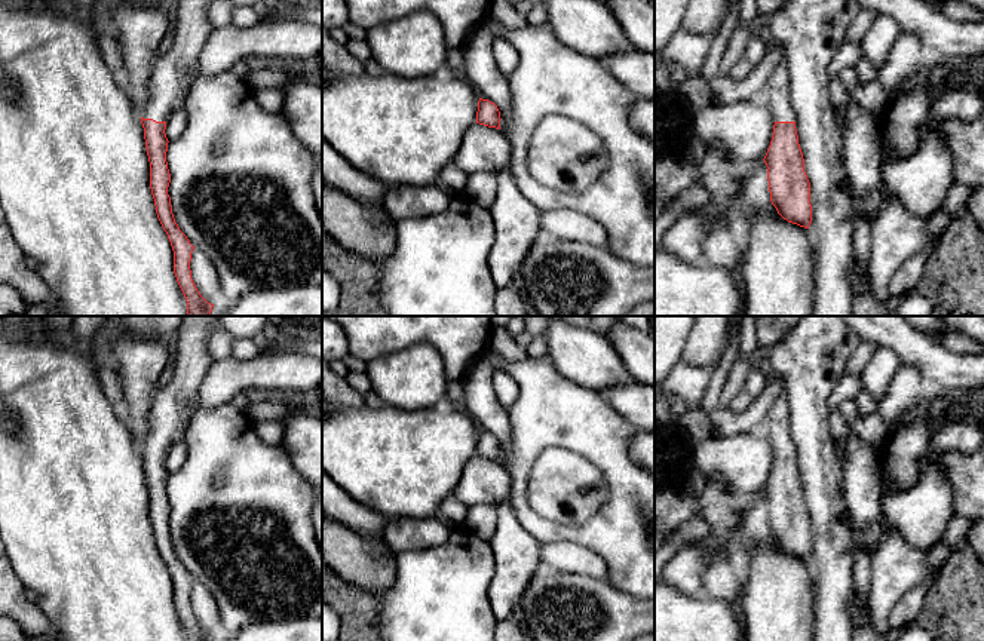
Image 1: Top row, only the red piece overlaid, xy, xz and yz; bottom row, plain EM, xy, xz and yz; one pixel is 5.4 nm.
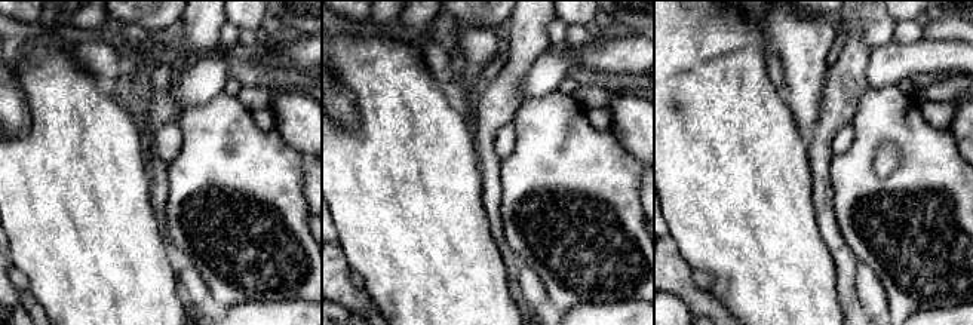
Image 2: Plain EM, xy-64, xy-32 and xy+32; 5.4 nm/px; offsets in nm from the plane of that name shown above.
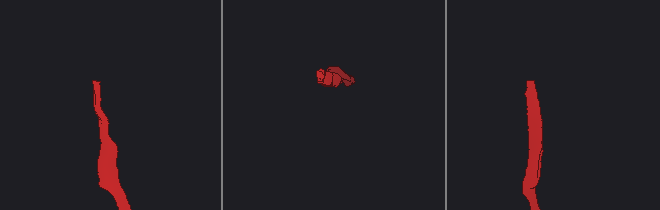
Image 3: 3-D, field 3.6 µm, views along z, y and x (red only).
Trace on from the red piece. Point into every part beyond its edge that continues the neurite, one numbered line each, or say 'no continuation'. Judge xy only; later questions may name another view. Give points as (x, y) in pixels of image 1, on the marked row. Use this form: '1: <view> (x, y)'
1: xy (174, 73)

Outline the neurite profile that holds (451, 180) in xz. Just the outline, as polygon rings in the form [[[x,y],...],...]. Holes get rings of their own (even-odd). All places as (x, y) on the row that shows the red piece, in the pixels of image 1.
[[[450,162],[441,169],[435,185],[453,197],[465,193],[468,177],[454,162]]]

